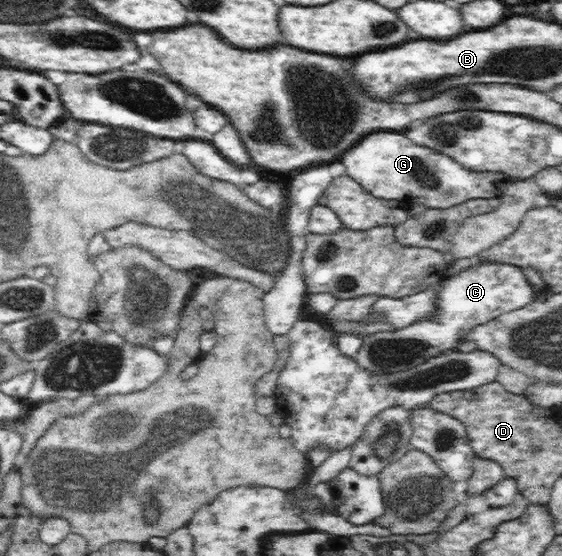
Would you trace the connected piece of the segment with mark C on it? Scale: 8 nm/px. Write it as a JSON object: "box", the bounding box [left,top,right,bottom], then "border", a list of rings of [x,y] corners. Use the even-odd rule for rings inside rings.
{"box":[356,264,534,374],"border":[[[509,264],[473,265],[457,274],[444,276],[444,288],[438,300],[438,318],[422,320],[406,328],[369,334],[356,354],[358,366],[368,374],[394,374],[418,366],[421,362],[442,352],[457,348],[461,334],[473,326],[490,322],[501,314],[526,306],[534,301],[534,290],[520,268]]]}

